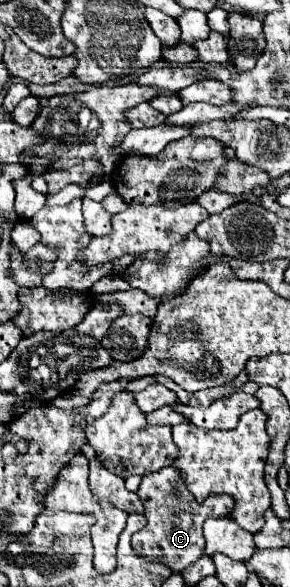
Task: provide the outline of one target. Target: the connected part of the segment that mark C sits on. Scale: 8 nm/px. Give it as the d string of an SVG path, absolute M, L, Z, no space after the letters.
M165 467L157 473L145 475L137 495L145 505L147 527L131 541L135 553L149 559L157 559L173 571L187 569L203 555L203 521L209 517L227 517L233 509L233 499L227 495L211 495L203 501L203 505L199 505L187 491L181 473L175 467Z

